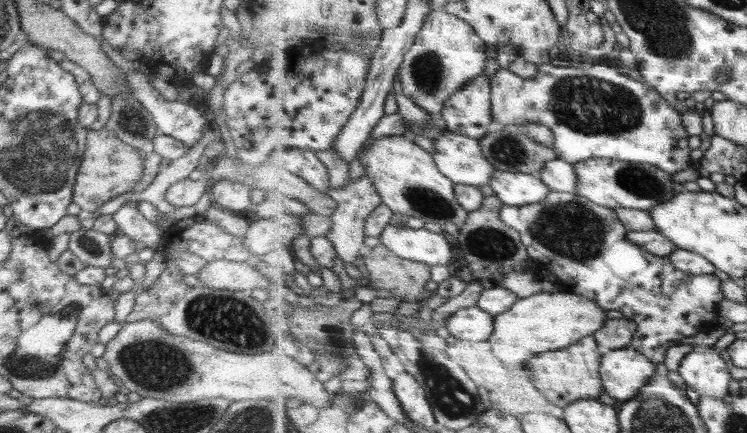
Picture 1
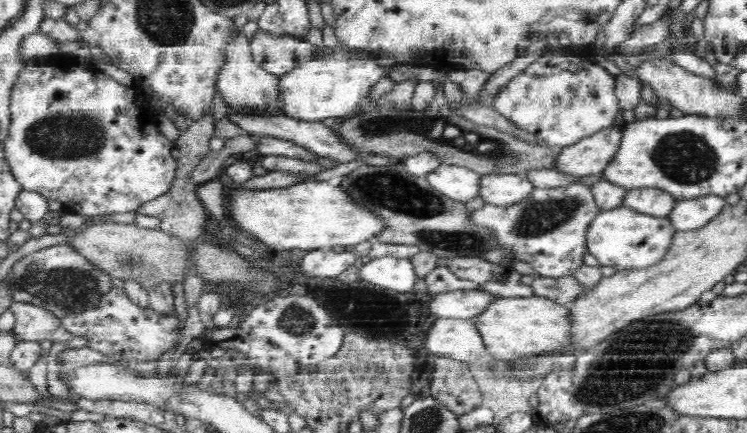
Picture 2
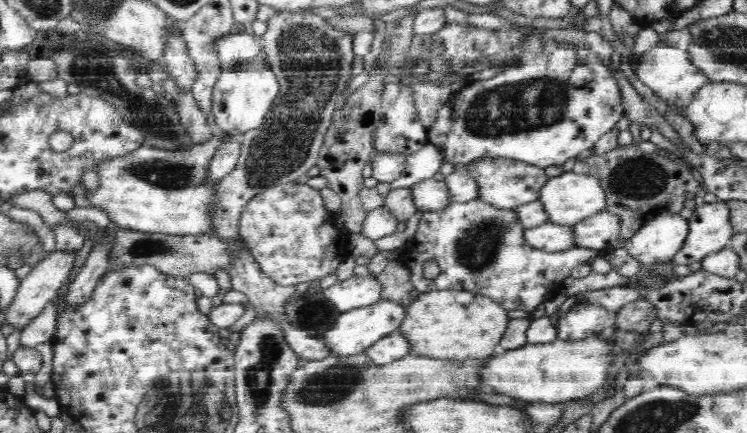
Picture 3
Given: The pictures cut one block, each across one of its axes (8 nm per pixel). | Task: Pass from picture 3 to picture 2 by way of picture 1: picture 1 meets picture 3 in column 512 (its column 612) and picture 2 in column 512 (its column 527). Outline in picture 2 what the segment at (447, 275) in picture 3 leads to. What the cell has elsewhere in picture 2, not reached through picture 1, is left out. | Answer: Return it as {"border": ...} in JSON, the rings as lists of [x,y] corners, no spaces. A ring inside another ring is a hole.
{"border":[[[572,184],[572,186],[564,186],[564,188],[537,187],[530,198],[510,207],[487,203],[484,208],[475,212],[474,220],[481,226],[494,228],[496,235],[498,235],[498,241],[512,247],[516,251],[518,260],[529,262],[535,270],[535,275],[559,279],[566,275],[573,277],[578,268],[585,266],[584,256],[589,252],[586,234],[588,234],[590,225],[602,213],[602,210],[601,206],[597,204],[591,186]]]}

